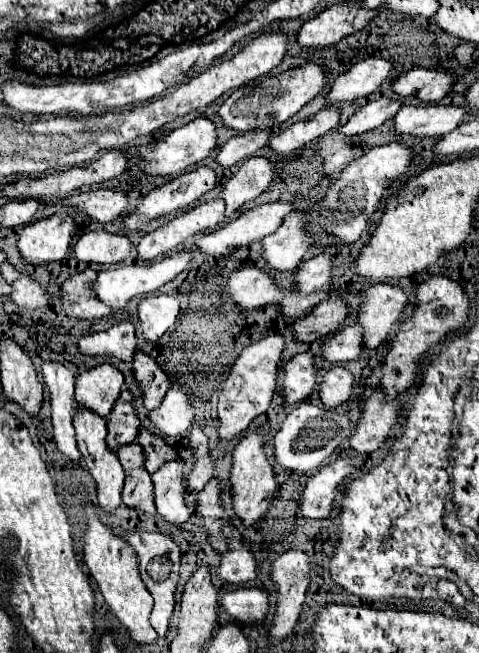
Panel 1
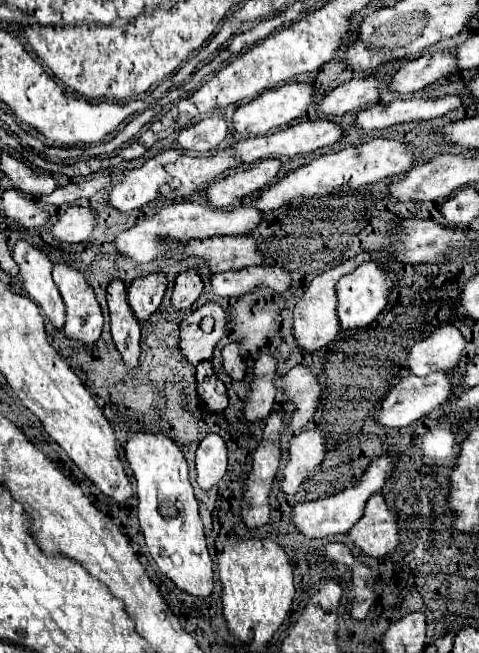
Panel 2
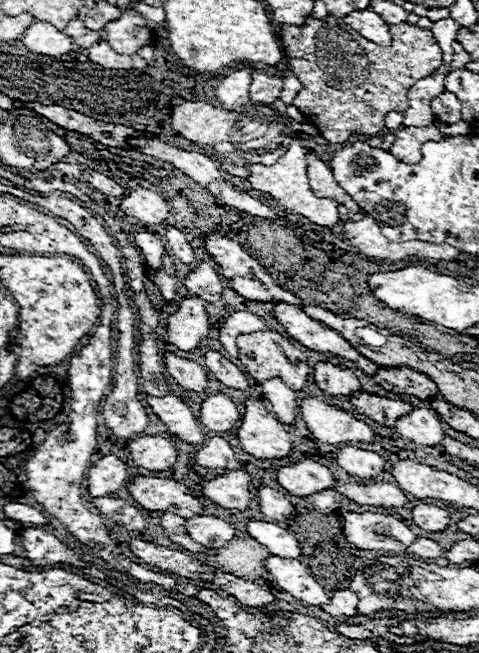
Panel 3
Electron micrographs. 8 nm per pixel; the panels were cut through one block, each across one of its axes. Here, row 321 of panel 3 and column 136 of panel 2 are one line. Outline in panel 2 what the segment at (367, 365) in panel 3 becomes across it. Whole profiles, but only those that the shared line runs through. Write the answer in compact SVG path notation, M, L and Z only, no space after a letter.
M152 272L148 276L136 278L128 286L128 304L140 322L148 320L150 314L160 306L166 288L168 288L168 280L164 272Z

